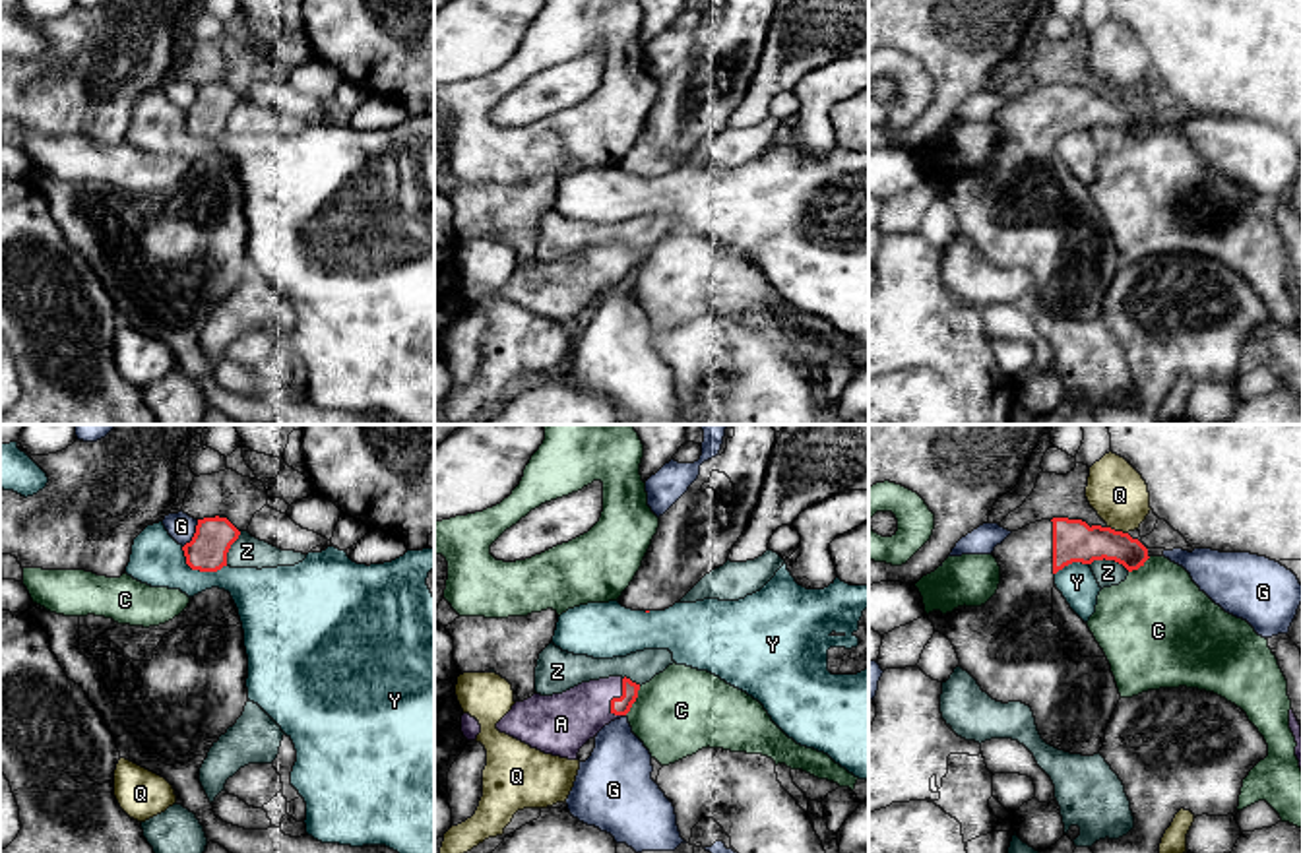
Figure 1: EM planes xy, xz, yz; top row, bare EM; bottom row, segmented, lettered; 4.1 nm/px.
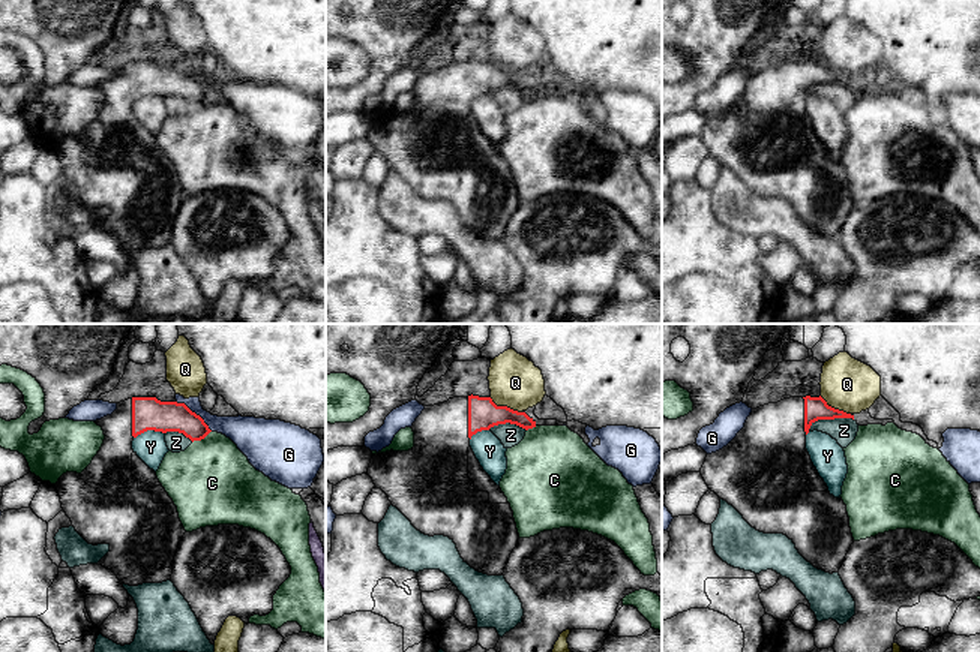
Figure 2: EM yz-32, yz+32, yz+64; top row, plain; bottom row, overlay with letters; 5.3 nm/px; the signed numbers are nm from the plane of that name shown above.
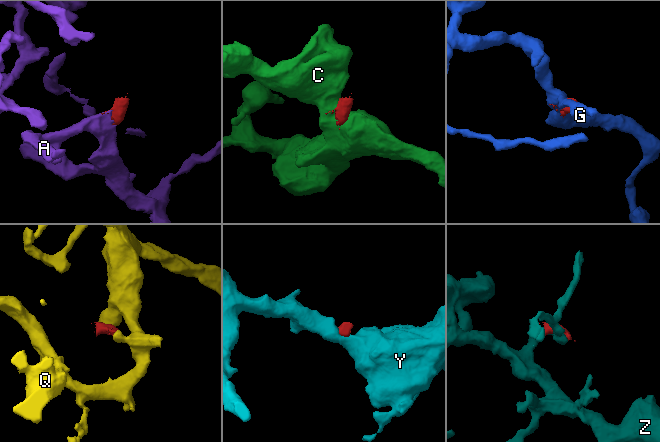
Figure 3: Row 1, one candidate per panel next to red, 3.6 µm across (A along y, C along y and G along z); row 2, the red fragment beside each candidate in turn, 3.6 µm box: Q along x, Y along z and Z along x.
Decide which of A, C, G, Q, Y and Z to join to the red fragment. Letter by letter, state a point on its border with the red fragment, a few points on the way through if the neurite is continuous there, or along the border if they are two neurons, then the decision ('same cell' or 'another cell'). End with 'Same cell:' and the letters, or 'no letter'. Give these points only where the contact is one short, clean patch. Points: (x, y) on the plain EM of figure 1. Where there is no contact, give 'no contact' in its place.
A: meets red in xz at (615, 264); runs through xz (619, 272), (615, 264), (592, 270), (561, 289); same cell
C: meets red in xz at (634, 266); border along xz (640, 252), (625, 280); another cell
G: meets red in xy at (194, 99); another cell
Q: meets red in yz at (1117, 97); border along yz (1108, 92), (1127, 99); another cell
Y: meets red in xy at (198, 134); border along xy (181, 113), (192, 134), (220, 136), (225, 132); another cell
Z: meets red in yz at (1110, 125); another cell
Same cell: A

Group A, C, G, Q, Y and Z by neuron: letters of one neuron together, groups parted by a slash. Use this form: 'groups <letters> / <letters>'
groups A / C / G / Q / Y / Z

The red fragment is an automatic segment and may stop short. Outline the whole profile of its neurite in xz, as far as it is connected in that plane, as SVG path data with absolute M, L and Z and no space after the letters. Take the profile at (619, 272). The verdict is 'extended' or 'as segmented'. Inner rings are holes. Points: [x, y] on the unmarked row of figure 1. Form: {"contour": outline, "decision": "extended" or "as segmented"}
{"contour": "M609 242L582 248L562 260L533 260L516 268L496 295L545 320L578 326L589 304L630 277L638 256L640 250L626 242Z", "decision": "extended"}

